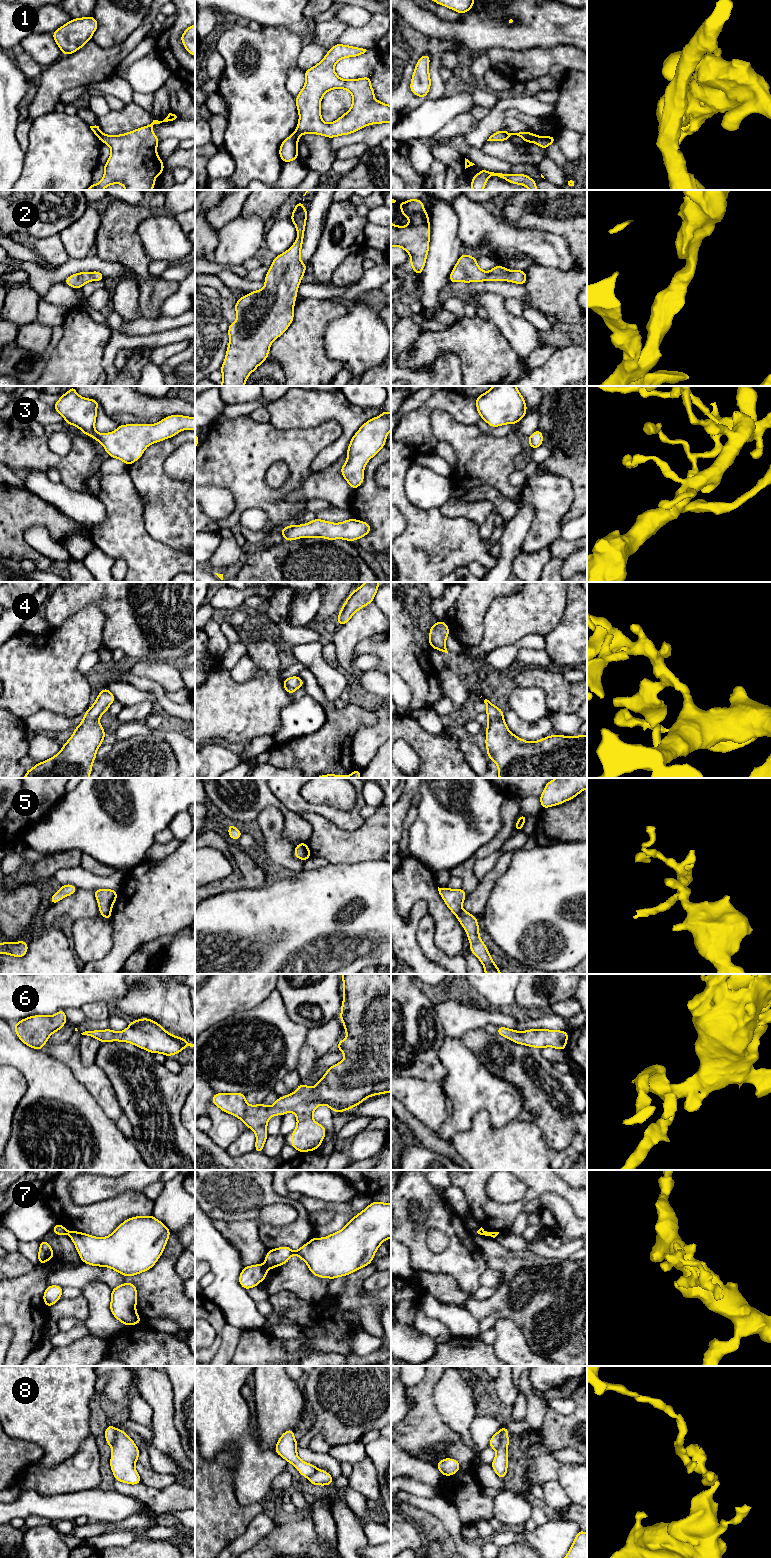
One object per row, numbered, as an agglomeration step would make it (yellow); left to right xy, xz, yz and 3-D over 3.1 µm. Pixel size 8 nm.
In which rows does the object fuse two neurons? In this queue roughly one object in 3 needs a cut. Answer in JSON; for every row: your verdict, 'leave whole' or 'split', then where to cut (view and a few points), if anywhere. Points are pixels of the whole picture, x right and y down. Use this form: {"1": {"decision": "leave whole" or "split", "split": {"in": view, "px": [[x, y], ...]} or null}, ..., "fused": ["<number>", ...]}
{"1": {"decision": "split", "split": {"in": "yz", "px": [[529, 133], [532, 141]]}}, "2": {"decision": "leave whole", "split": null}, "3": {"decision": "leave whole", "split": null}, "4": {"decision": "leave whole", "split": null}, "5": {"decision": "split", "split": {"in": "yz", "px": [[461, 909], [455, 915]]}}, "6": {"decision": "leave whole", "split": null}, "7": {"decision": "split", "split": {"in": "xz", "px": [[263, 1265], [266, 1269]]}}, "8": {"decision": "split", "split": {"in": "yz", "px": [[501, 1429], [501, 1443], [495, 1449]]}}, "fused": ["1", "5", "7", "8"]}

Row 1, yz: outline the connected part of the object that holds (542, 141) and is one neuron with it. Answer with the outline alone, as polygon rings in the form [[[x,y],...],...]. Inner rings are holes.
[[[530,133],[531,140],[533,143],[537,144],[539,147],[543,148],[544,150],[547,149],[549,145],[553,142],[556,142],[556,137],[554,136],[537,136],[534,133]]]

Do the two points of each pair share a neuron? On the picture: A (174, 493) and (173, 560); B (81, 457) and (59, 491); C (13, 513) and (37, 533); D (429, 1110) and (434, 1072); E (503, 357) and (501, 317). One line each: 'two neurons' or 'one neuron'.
A: two neurons
B: two neurons
C: two neurons
D: two neurons
E: two neurons

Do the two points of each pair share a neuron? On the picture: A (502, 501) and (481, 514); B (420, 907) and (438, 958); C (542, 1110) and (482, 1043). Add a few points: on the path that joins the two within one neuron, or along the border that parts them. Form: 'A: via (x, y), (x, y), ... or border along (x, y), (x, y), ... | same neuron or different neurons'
A: border along (471, 503), (475, 501), (489, 501), (494, 509) | different neurons
B: border along (427, 913), (418, 926), (417, 940) | different neurons
C: via (537, 1088), (515, 1062), (514, 1054), (504, 1045) | same neuron

